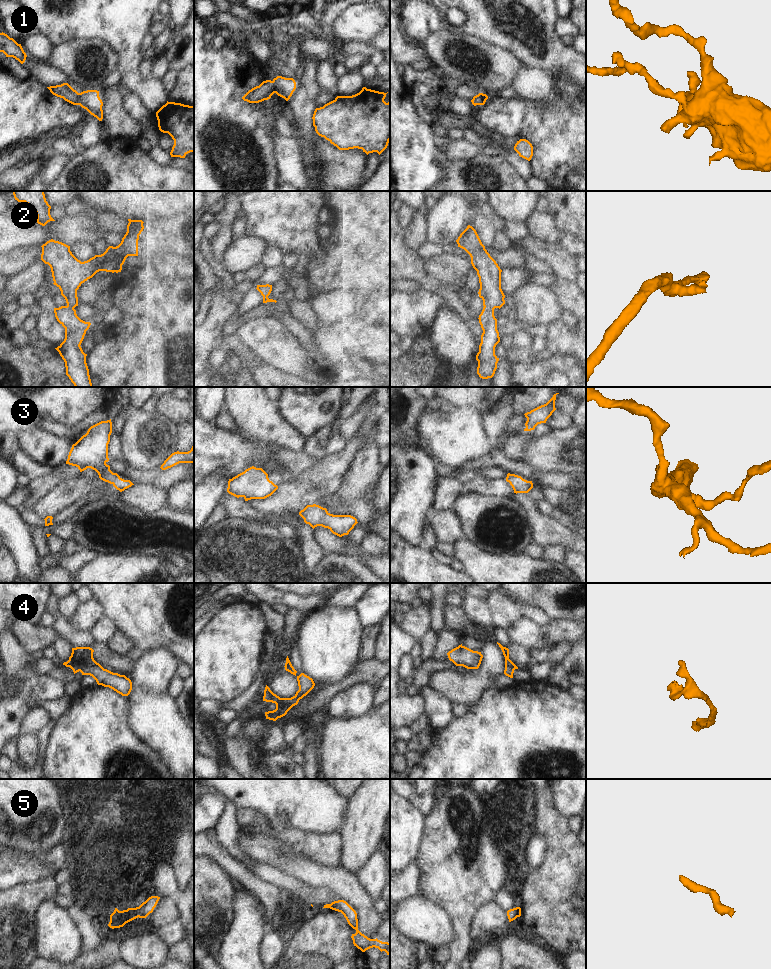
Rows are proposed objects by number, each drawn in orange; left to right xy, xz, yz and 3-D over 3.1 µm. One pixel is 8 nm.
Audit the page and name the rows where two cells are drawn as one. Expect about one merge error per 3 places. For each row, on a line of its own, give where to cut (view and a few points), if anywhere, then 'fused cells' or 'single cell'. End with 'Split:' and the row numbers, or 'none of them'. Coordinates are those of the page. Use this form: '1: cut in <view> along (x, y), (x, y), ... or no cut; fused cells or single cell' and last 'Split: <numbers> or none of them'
1: no cut; single cell
2: no cut; single cell
3: no cut; single cell
4: no cut; single cell
5: no cut; single cell
Split: none of them

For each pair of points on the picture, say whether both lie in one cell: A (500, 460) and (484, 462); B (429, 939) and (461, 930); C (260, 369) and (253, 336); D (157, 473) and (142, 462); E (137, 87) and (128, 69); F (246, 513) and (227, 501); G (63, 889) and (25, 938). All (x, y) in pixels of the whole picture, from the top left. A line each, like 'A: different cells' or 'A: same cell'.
A: same cell
B: different cells
C: different cells
D: different cells
E: same cell
F: same cell
G: different cells

